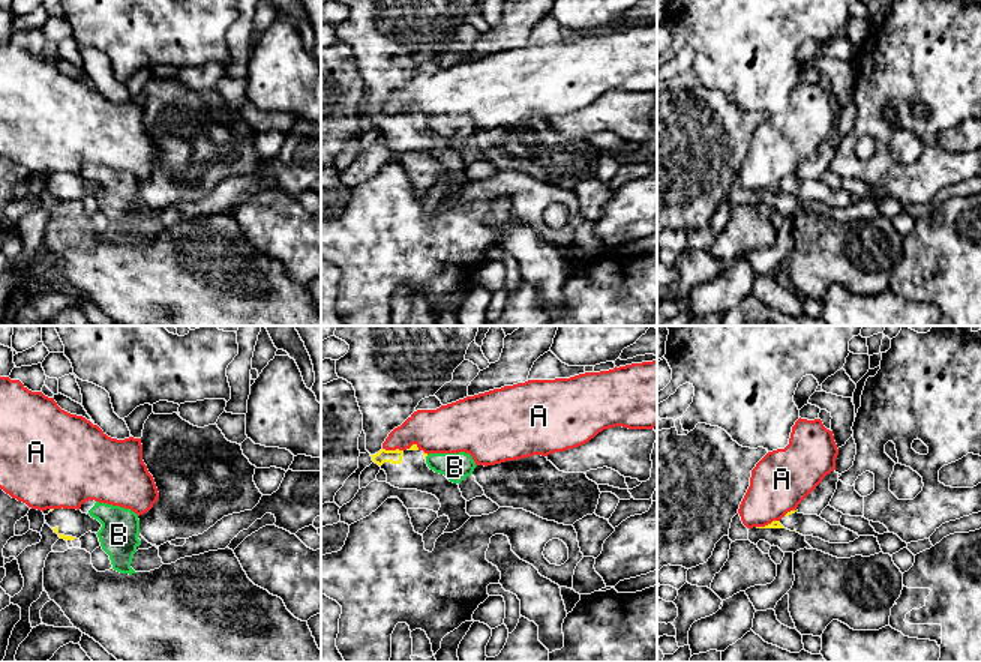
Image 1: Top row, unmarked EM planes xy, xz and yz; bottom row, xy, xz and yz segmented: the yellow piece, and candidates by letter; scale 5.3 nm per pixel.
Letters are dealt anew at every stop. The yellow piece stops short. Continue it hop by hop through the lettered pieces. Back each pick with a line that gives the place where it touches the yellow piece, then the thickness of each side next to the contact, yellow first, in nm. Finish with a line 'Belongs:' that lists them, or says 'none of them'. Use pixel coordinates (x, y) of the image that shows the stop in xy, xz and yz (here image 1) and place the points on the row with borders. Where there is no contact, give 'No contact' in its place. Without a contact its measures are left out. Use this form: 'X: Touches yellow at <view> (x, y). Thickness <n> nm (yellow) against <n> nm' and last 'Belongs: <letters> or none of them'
Belongs: none of them

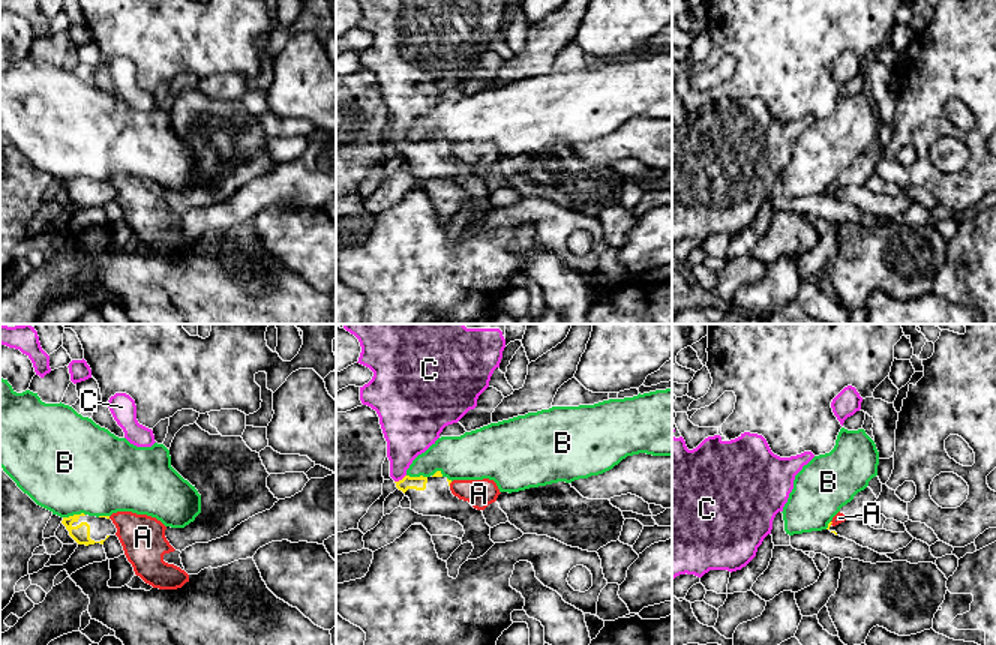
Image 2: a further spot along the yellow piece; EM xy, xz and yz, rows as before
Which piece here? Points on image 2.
C: Touches yellow at xz (399, 480). Thickness 80 nm (yellow) against 240 nm
Belongs: C

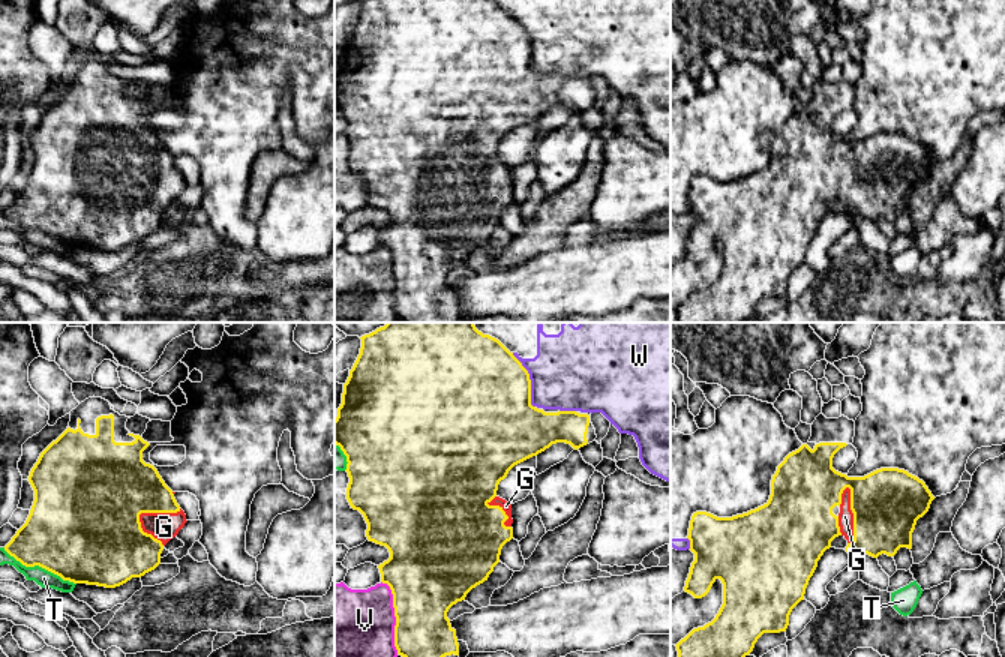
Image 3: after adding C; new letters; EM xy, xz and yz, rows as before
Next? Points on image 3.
G: Touches yellow at xy (153, 512). Thickness 400 nm (yellow) against 150 nm
Belongs: G

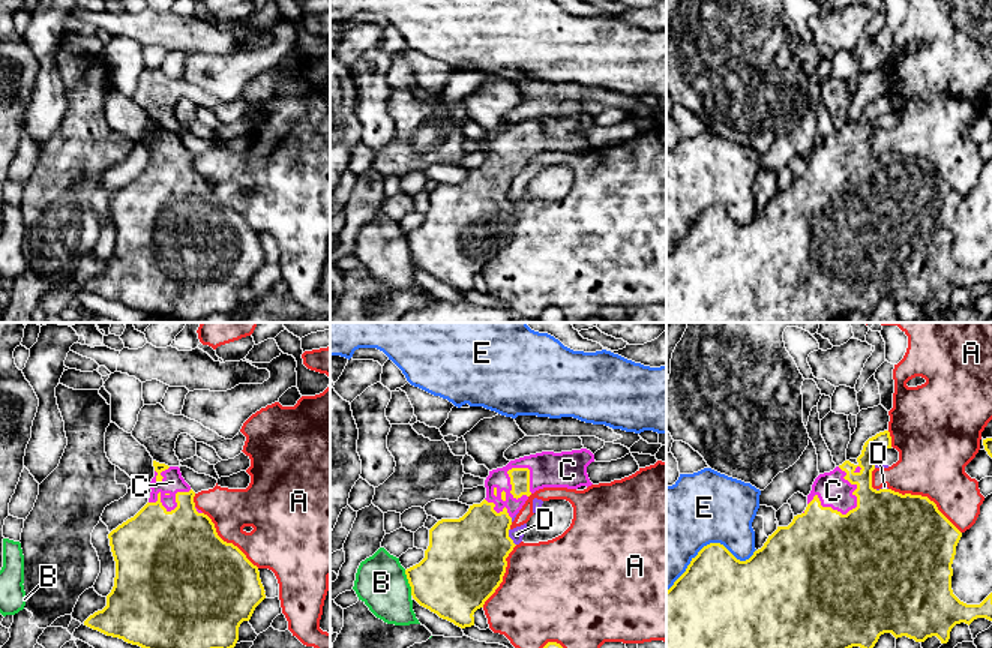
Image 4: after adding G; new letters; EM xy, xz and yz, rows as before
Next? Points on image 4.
C: Touches yellow at yz (839, 512). Thickness 500 nm (yellow) against 180 nm
Belongs: C

